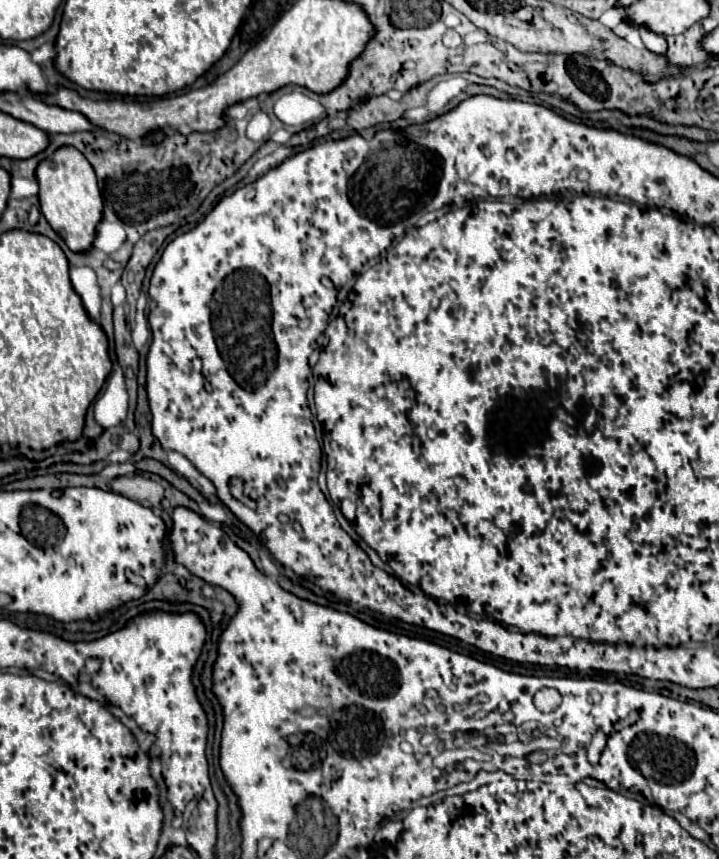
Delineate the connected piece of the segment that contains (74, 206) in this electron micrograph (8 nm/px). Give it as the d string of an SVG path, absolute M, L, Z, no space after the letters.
M61 147L49 159L39 163L37 181L41 211L53 231L71 251L87 253L93 247L97 225L103 219L103 199L91 163L87 163L83 153L75 151L75 147Z

